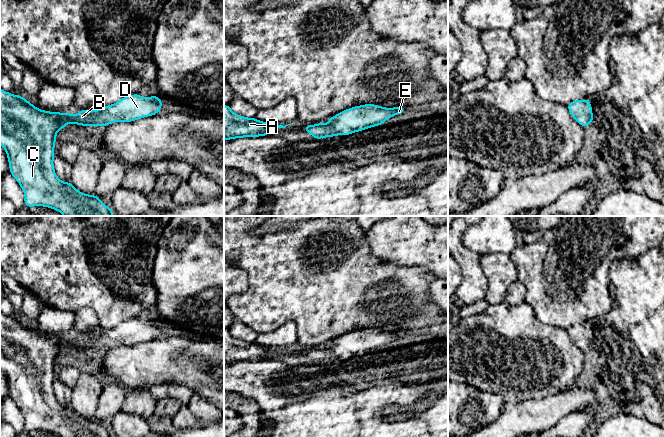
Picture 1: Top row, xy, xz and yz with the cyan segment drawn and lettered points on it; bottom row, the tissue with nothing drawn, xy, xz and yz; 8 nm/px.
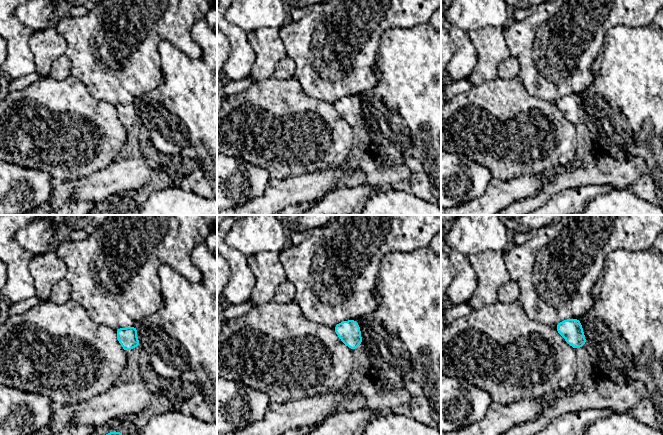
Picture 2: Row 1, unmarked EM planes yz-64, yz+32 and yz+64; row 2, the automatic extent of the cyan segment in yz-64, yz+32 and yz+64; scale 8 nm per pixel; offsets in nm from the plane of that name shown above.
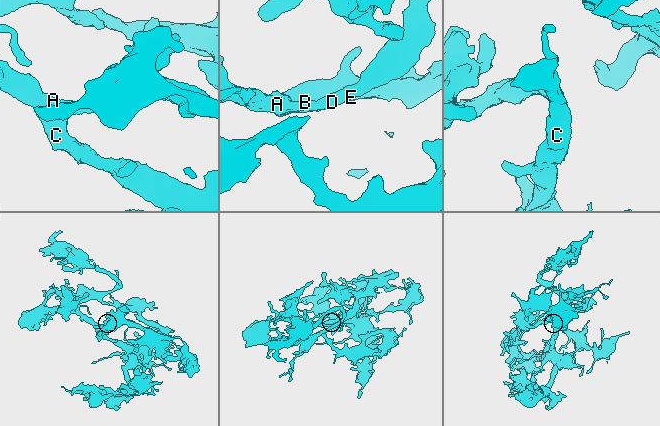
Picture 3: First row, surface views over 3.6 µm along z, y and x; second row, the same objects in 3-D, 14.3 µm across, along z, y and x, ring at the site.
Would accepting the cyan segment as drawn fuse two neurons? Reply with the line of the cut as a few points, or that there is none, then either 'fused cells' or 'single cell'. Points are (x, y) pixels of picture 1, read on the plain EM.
no cut; single cell

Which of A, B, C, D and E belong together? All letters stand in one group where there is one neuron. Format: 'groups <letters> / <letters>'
groups A B C D E

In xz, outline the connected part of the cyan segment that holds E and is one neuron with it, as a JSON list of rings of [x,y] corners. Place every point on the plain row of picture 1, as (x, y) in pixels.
[[[364,328],[346,333],[328,343],[329,347],[307,348],[304,355],[314,363],[337,359],[350,359],[367,352],[383,348],[387,343],[405,336],[405,331],[385,332],[375,328]]]

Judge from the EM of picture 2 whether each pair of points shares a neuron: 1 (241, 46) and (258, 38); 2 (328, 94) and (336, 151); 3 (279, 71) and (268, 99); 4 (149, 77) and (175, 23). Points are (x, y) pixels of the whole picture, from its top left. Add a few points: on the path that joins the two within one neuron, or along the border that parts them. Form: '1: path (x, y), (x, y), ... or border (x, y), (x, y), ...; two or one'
1: border (246, 32), (247, 39), (255, 55), (253, 65); two
2: border (307, 94), (332, 103); two
3: border (273, 75), (279, 79), (293, 77); two
4: path (149, 63), (149, 47), (161, 35); one

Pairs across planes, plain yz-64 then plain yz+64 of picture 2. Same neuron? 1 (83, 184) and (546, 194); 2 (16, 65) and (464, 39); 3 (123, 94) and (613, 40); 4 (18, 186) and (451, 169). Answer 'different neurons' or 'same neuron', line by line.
1: different neurons
2: same neuron
3: different neurons
4: same neuron

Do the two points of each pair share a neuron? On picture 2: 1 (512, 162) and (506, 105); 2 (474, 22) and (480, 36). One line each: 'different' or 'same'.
1: same
2: different

